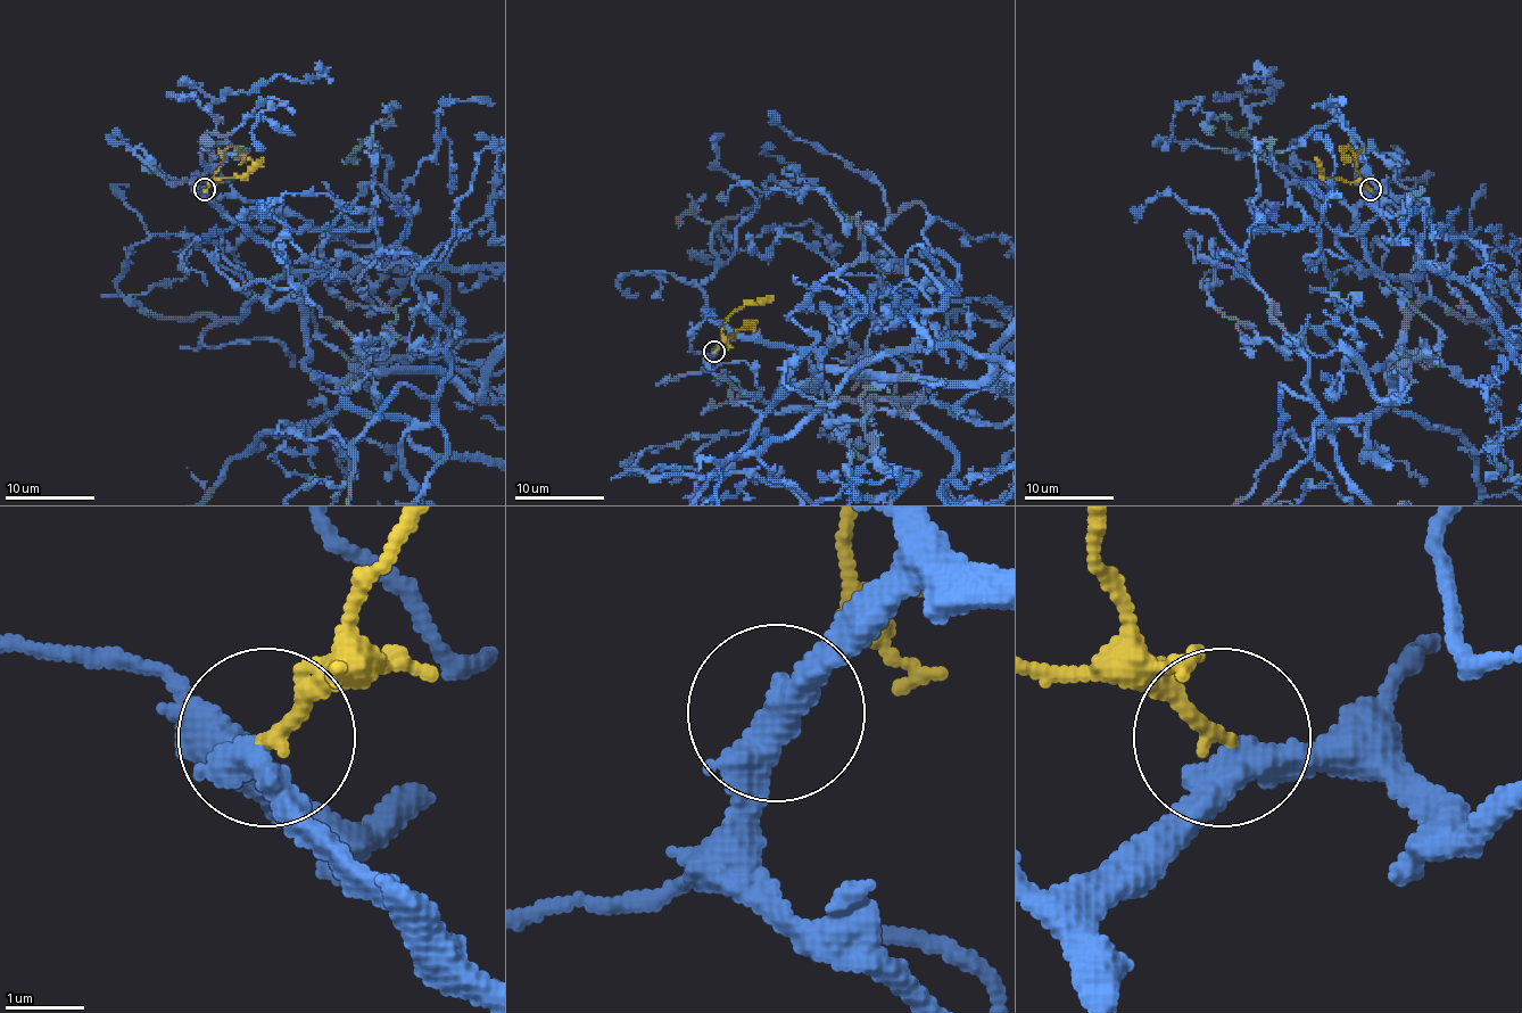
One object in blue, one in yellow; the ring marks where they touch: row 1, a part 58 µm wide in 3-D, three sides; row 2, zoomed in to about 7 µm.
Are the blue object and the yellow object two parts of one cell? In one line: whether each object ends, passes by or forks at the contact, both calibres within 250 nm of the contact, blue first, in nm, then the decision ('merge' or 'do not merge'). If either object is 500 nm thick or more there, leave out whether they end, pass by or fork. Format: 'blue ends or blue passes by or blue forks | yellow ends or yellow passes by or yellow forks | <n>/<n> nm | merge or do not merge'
blue passes by | yellow ends | 400/190 nm | merge

